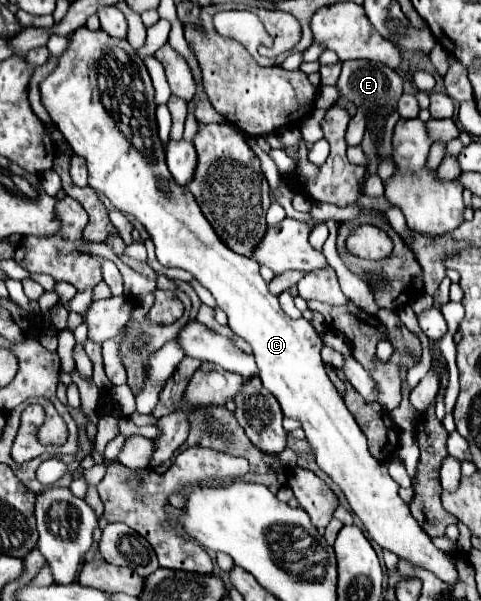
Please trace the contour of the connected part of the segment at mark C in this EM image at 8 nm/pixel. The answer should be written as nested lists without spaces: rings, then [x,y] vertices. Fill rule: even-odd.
[[[79,27],[67,51],[59,57],[57,69],[41,83],[41,101],[49,111],[55,127],[63,133],[67,143],[73,147],[75,155],[83,157],[89,167],[89,187],[97,193],[103,193],[121,213],[135,217],[149,233],[155,243],[157,261],[163,267],[179,267],[189,271],[217,301],[217,307],[225,311],[229,319],[229,327],[235,335],[245,339],[255,355],[259,377],[263,385],[277,397],[281,403],[283,415],[301,421],[301,427],[307,435],[311,451],[315,455],[317,465],[333,479],[333,483],[345,493],[353,513],[361,519],[371,539],[377,541],[383,549],[393,551],[397,557],[407,559],[423,569],[429,569],[439,579],[449,585],[457,581],[457,569],[453,561],[439,551],[429,535],[419,527],[415,517],[411,515],[407,503],[397,495],[399,485],[387,473],[385,463],[379,463],[367,449],[367,439],[355,423],[353,415],[347,411],[341,395],[325,373],[325,365],[321,361],[321,337],[315,333],[309,321],[293,321],[283,313],[275,295],[269,293],[267,283],[259,275],[259,265],[253,259],[233,253],[213,231],[209,221],[203,217],[197,201],[187,191],[187,187],[179,187],[165,163],[165,153],[157,137],[157,121],[155,121],[155,101],[151,77],[143,59],[131,49],[127,41],[111,39],[103,29],[91,31],[87,27]]]

